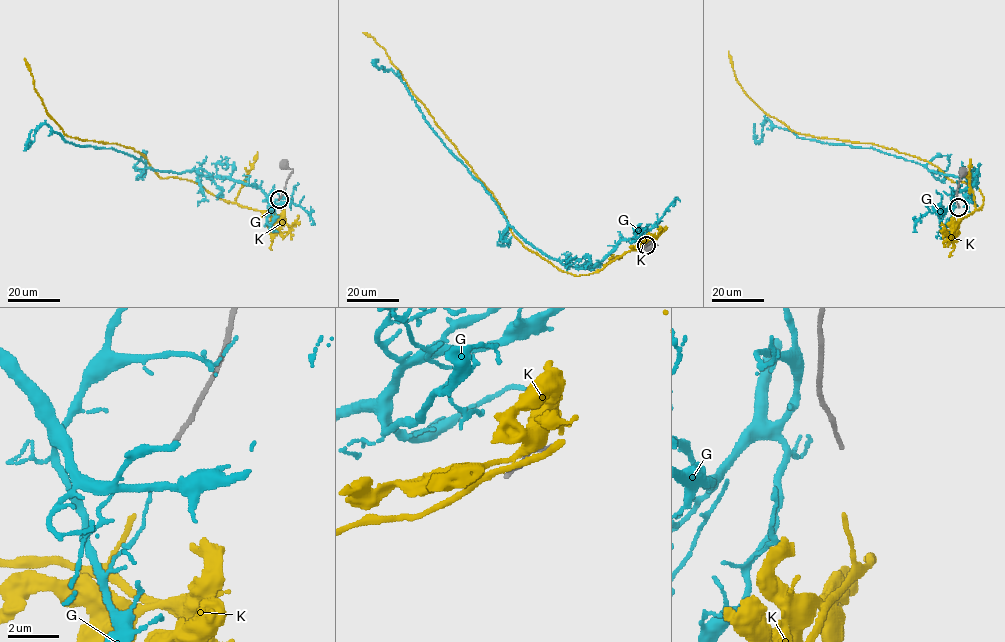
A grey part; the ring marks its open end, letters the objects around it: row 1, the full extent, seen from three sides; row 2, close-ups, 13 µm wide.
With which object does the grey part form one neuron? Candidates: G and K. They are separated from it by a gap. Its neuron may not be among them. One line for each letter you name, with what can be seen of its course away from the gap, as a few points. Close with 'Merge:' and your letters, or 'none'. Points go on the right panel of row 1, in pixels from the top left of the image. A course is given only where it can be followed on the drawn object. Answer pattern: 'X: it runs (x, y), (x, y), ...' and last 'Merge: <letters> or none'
K: it runs (959, 213), (982, 206), (975, 186), (894, 149), (791, 131), (743, 90), (728, 51)
Merge: K

